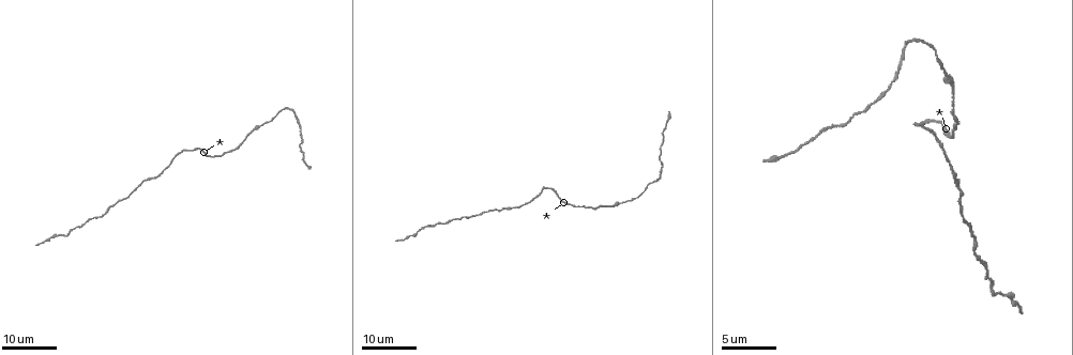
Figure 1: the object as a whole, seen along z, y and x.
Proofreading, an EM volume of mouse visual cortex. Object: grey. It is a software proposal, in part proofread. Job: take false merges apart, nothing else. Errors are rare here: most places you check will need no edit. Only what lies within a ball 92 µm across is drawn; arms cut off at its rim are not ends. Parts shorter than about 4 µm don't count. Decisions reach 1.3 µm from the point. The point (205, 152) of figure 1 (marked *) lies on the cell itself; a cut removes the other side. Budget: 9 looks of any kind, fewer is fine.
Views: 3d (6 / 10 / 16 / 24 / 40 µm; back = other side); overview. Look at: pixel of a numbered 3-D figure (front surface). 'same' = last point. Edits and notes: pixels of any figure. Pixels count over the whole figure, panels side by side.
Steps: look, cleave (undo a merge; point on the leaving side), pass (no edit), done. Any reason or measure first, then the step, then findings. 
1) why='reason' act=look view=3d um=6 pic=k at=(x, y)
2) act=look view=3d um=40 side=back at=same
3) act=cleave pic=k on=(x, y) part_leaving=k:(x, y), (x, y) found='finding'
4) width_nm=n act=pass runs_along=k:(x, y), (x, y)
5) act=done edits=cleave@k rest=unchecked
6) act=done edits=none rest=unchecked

why='calibre changes' act=look view=3d um=24 pic=1 at=(230, 150)

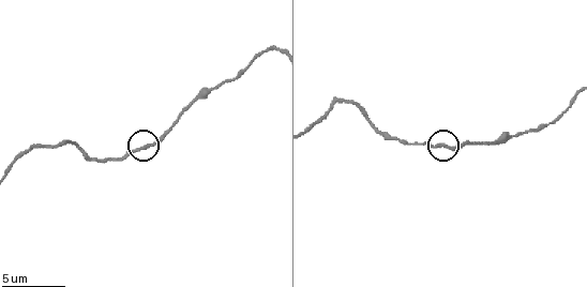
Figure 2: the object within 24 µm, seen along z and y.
why='closer look' act=look view=3d um=10 pic=2 at=(144, 148)

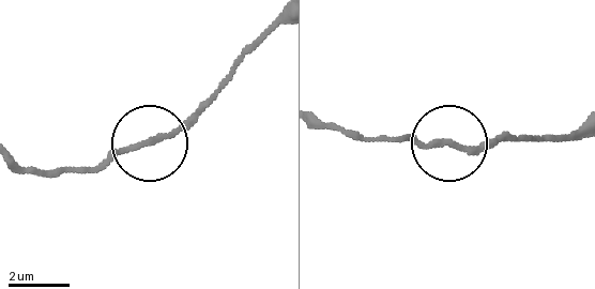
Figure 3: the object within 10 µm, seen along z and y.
act=pass runs_along=3:(18, 163), (48, 173), (110, 163), (179, 127), (223, 84) found='one cell here'

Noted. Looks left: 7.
why='thick turns thin' act=look view=3d um=6 pic=2 at=(215, 89)

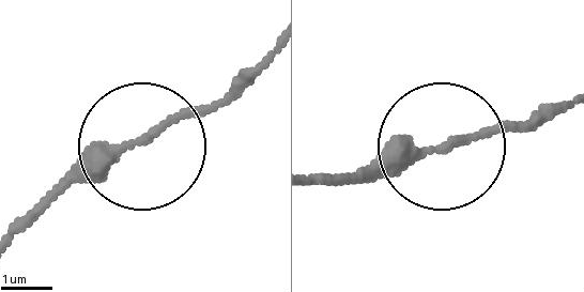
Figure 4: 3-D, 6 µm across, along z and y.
act=look view=3d um=6 side=back pic=4 at=(433, 149)

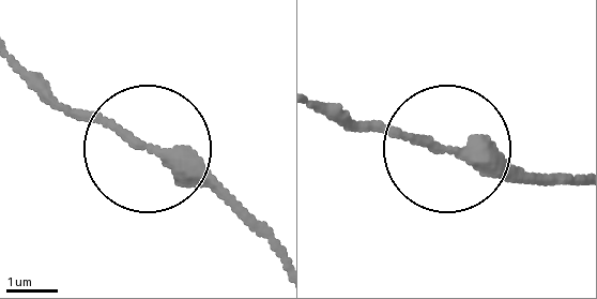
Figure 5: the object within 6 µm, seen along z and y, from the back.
act=pass runs_along=5:(573, 184), (485, 172), (348, 124) found='continuous, no second cell'

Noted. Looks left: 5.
why='thick turns thin' act=look view=3d um=24 pic=1 at=(502, 208)

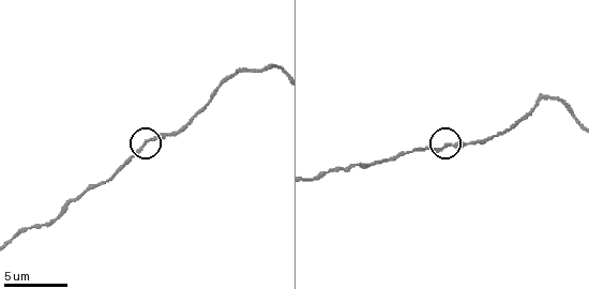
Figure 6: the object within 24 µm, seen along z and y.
act=look view=3d um=6 pic=6 at=(446, 147)

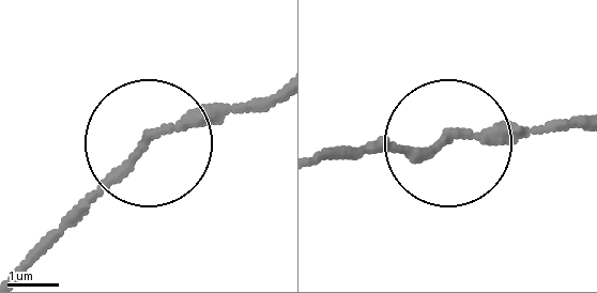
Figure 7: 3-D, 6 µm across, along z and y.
act=pass runs_along=7:(569, 128), (331, 145) found='all the same cell'

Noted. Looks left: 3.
why='sudden change in width' act=look view=3d um=16 pic=1 at=(427, 225)

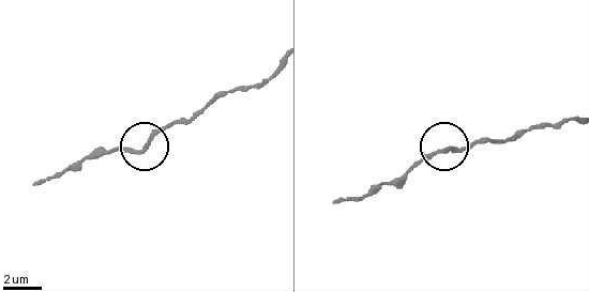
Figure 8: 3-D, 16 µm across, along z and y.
act=look view=3d um=6 pic=8 at=(143, 148)

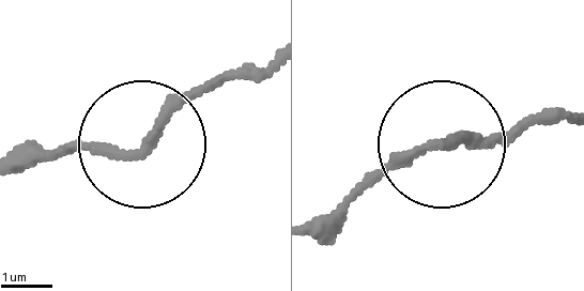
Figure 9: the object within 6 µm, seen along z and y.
width_nm=200 act=pass runs_along=9:(274, 60), (210, 86), (146, 144), (22, 149) found='all the same cell'

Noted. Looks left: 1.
act=done edits=none rest=unchecked

